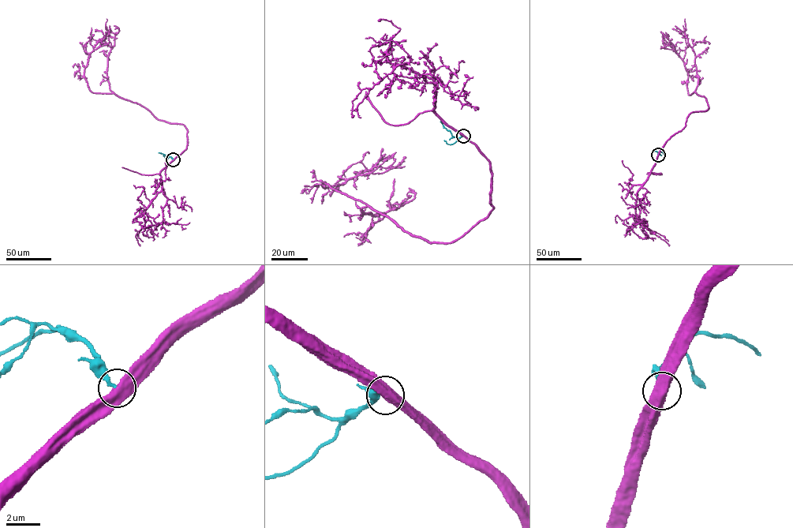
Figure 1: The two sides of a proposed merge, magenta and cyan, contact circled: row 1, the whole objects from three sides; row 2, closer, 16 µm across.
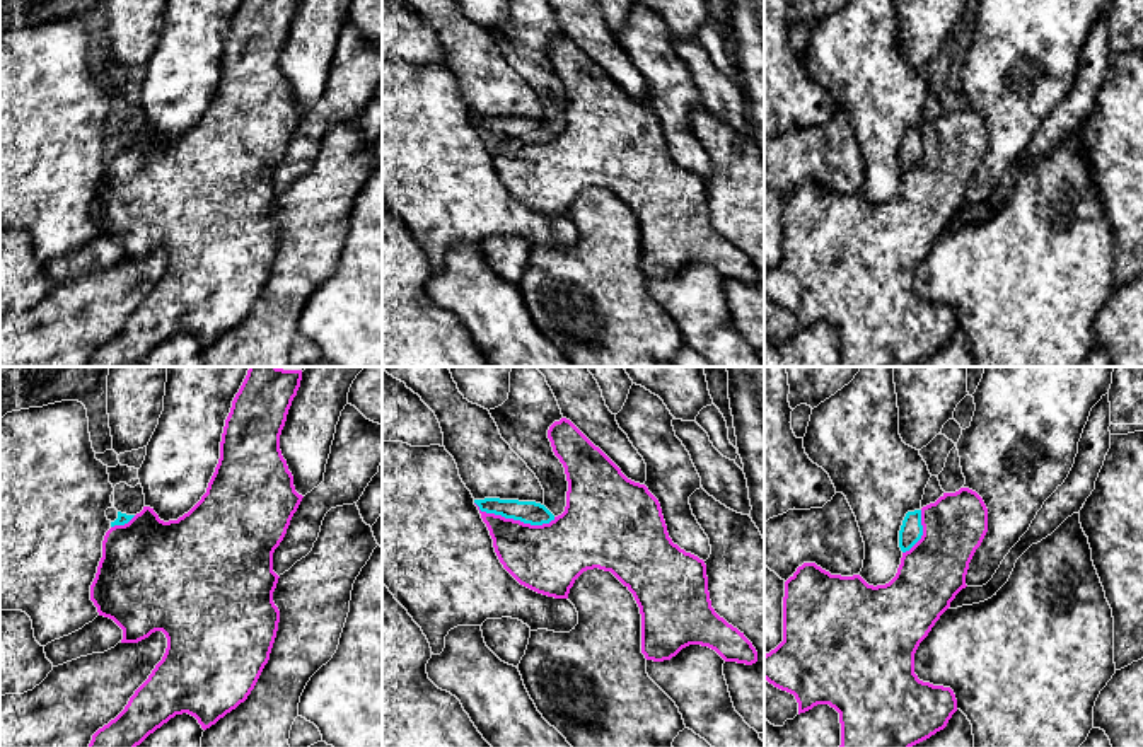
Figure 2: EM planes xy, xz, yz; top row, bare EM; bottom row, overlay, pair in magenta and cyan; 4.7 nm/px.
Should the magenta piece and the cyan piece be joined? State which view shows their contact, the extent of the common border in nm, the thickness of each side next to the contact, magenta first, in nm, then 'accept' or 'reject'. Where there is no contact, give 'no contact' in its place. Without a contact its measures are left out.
xz | 400 nm | 320/110 nm | reject

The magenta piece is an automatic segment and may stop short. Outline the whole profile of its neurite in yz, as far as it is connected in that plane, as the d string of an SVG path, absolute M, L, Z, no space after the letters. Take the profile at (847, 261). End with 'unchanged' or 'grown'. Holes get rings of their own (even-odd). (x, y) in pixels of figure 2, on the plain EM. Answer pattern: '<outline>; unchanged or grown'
M960 106L955 111L943 111L935 121L923 124L921 143L921 157L909 169L902 171L896 194L885 203L868 203L860 193L831 193L815 181L804 181L785 200L783 259L775 268L764 273L764 297L775 305L795 314L798 321L798 333L812 327L817 322L829 322L831 326L834 326L839 331L841 341L839 367L911 367L913 363L943 348L952 333L957 329L957 317L950 305L933 304L918 297L918 293L914 292L914 271L920 261L928 254L935 240L940 237L940 234L950 225L950 220L955 217L955 213L967 205L966 193L969 181L988 150L988 126L976 109Z; unchanged

